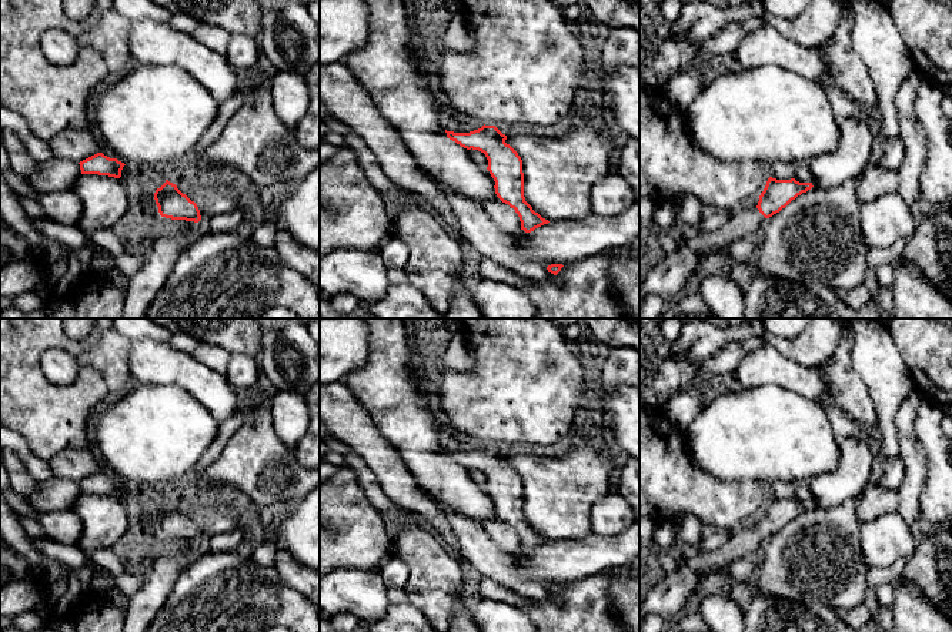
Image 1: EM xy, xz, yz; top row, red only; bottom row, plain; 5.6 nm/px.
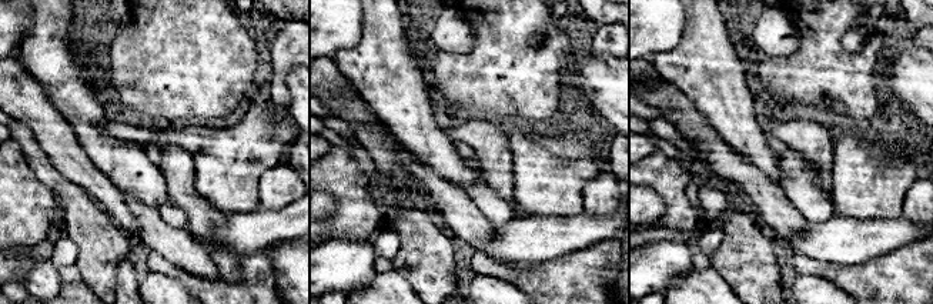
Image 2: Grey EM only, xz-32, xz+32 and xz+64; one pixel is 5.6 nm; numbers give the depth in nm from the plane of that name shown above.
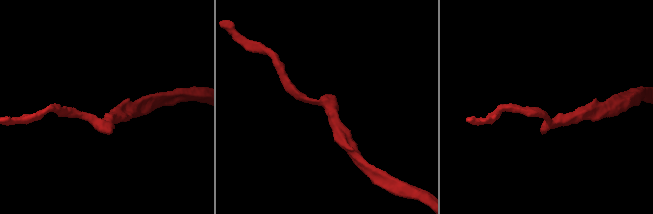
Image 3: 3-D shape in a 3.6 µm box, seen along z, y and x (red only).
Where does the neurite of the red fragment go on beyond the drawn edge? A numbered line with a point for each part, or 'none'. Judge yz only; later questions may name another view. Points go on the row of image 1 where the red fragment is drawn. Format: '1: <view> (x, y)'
1: yz (668, 278)

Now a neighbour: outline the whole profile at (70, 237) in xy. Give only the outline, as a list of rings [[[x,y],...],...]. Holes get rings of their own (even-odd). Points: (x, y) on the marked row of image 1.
[[[50,218],[33,220],[34,227],[49,240],[60,243],[67,251],[87,245],[87,234],[77,225],[56,223]]]

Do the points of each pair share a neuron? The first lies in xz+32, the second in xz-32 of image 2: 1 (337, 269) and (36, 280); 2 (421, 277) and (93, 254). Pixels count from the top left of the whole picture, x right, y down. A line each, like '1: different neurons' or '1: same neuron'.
1: same neuron
2: same neuron

